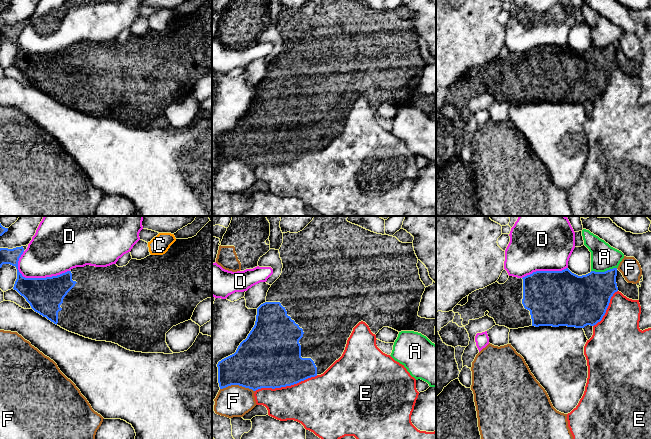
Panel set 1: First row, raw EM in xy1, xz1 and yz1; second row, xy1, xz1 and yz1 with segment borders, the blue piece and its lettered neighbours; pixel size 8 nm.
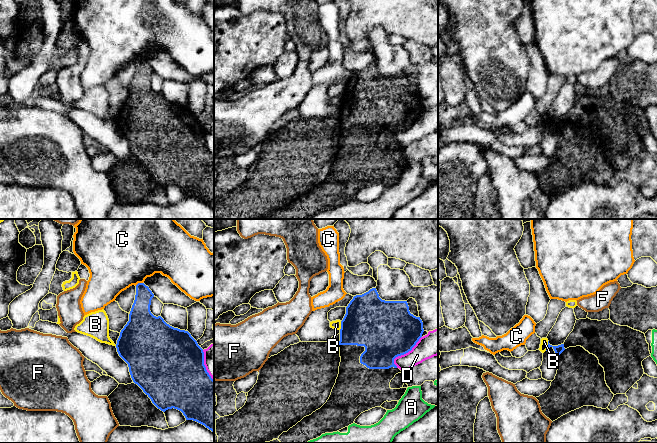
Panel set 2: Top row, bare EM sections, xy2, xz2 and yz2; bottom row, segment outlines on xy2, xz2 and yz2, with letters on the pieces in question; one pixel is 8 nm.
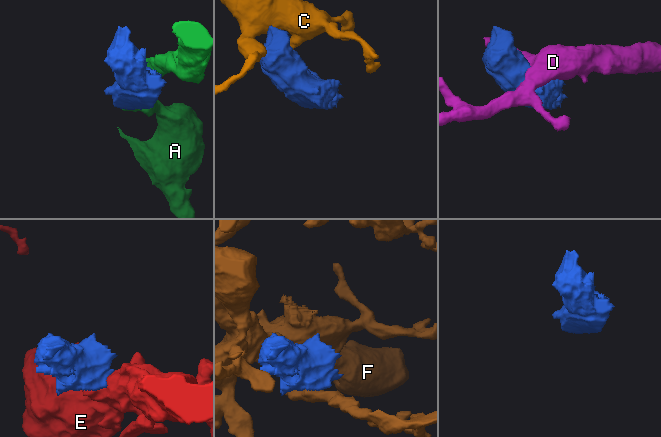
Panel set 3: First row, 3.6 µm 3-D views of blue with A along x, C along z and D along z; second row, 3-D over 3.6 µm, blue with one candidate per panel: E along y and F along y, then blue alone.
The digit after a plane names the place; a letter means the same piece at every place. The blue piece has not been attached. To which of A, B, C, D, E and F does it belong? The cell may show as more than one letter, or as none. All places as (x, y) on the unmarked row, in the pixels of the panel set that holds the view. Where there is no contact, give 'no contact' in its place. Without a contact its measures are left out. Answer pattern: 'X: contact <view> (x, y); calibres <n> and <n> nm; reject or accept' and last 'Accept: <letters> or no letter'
A: contact yz1 (603, 48); calibres 380 and 200 nm; reject
B: contact yz2 (548, 122); calibres 70 and 60 nm; reject
C: contact xy2 (138, 59); calibres 170 and 500 nm; reject
D: contact xy1 (39, 54); calibres 280 and 380 nm; reject
E: contact xz1 (286, 161); calibres 480 and 380 nm; reject
F: contact xz1 (237, 160); calibres 420 and 260 nm; reject
Accept: no letter

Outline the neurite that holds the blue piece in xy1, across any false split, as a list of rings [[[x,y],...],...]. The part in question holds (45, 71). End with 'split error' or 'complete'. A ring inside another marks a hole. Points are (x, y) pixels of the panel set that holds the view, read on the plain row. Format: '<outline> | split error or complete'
[[[206,0],[196,12],[176,15],[163,31],[149,31],[144,35],[131,35],[126,42],[112,40],[107,43],[86,41],[76,43],[57,52],[25,54],[18,46],[23,22],[0,24],[0,44],[10,40],[17,45],[16,66],[31,84],[61,104],[96,117],[106,117],[135,128],[173,130],[166,119],[166,109],[173,103],[191,95],[197,81],[212,74],[212,0]]] | split error

